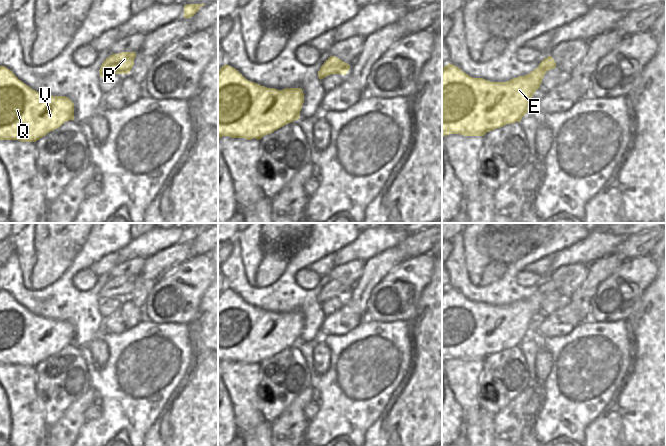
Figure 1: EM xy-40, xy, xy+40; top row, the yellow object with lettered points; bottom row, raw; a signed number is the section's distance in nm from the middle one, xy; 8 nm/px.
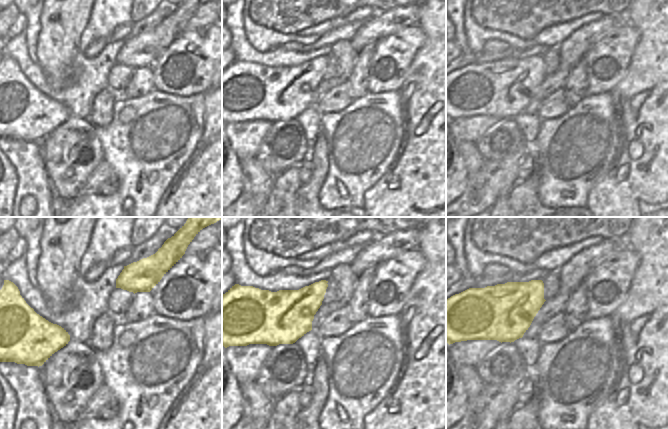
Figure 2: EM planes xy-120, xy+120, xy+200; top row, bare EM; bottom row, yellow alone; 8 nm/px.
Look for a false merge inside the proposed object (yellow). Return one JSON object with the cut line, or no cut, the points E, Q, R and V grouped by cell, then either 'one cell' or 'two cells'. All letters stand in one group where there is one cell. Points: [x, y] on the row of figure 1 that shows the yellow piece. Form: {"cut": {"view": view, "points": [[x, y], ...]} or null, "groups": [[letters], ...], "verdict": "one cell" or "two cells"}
{"cut": {"view": "xy+40", "points": [[539, 64], [547, 70]]}, "groups": [["E", "Q", "V"], ["R"]], "verdict": "two cells"}

